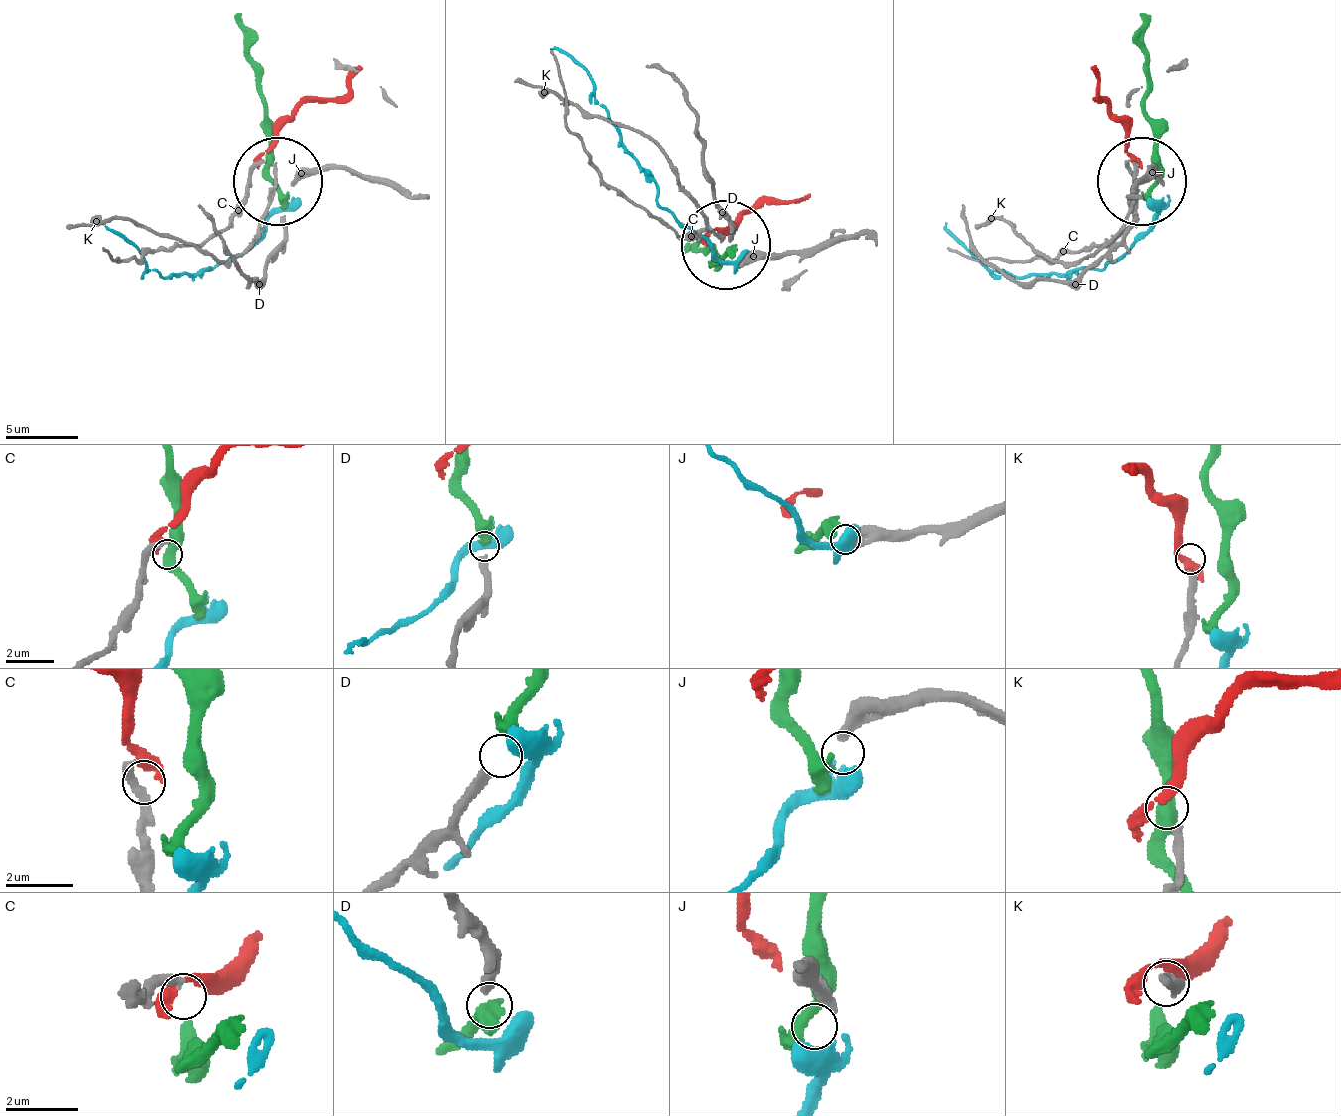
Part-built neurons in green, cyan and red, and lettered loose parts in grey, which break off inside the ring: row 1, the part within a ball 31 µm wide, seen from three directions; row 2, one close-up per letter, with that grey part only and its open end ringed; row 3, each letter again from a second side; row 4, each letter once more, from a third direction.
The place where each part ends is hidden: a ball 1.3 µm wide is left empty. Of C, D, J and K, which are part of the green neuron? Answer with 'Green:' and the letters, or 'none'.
Green: D

